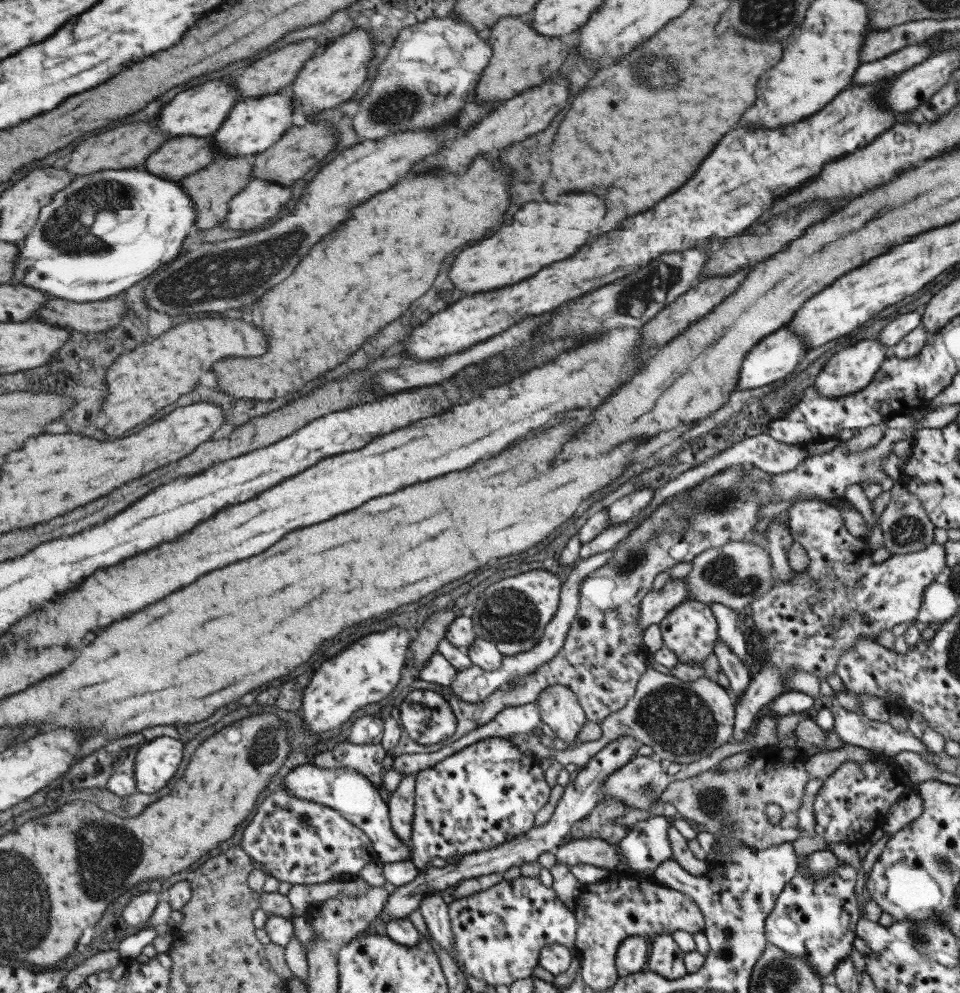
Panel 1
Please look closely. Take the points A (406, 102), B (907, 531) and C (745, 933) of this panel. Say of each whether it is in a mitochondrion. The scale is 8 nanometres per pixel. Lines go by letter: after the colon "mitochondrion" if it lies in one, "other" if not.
A: mitochondrion
B: mitochondrion
C: other

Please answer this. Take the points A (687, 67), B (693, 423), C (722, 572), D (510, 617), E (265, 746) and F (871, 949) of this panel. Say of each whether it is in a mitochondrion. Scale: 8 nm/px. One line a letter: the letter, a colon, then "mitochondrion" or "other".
A: mitochondrion
B: other
C: mitochondrion
D: mitochondrion
E: mitochondrion
F: other

